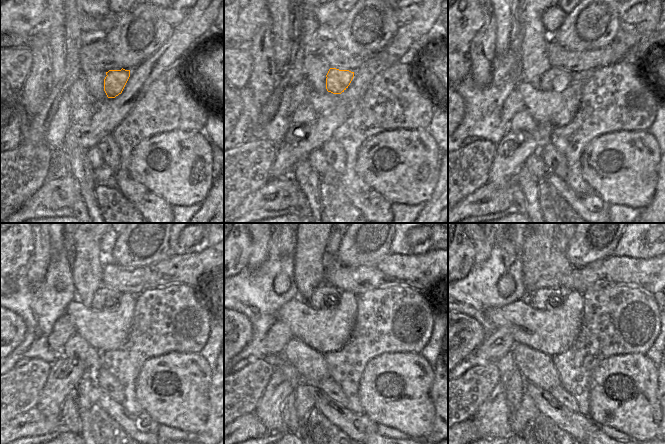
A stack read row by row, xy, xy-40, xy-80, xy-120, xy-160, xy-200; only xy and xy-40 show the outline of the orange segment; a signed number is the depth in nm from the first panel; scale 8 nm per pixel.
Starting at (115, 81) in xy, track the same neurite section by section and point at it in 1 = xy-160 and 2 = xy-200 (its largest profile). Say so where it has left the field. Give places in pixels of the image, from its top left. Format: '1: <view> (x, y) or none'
1: xy-160 (325, 295)
2: xy-200 (543, 299)

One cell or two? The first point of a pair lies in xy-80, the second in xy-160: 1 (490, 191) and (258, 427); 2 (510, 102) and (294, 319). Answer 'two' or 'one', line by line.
1: one
2: two

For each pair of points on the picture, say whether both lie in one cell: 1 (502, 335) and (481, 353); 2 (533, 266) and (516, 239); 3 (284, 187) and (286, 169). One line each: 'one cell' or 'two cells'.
1: one cell
2: two cells
3: two cells

